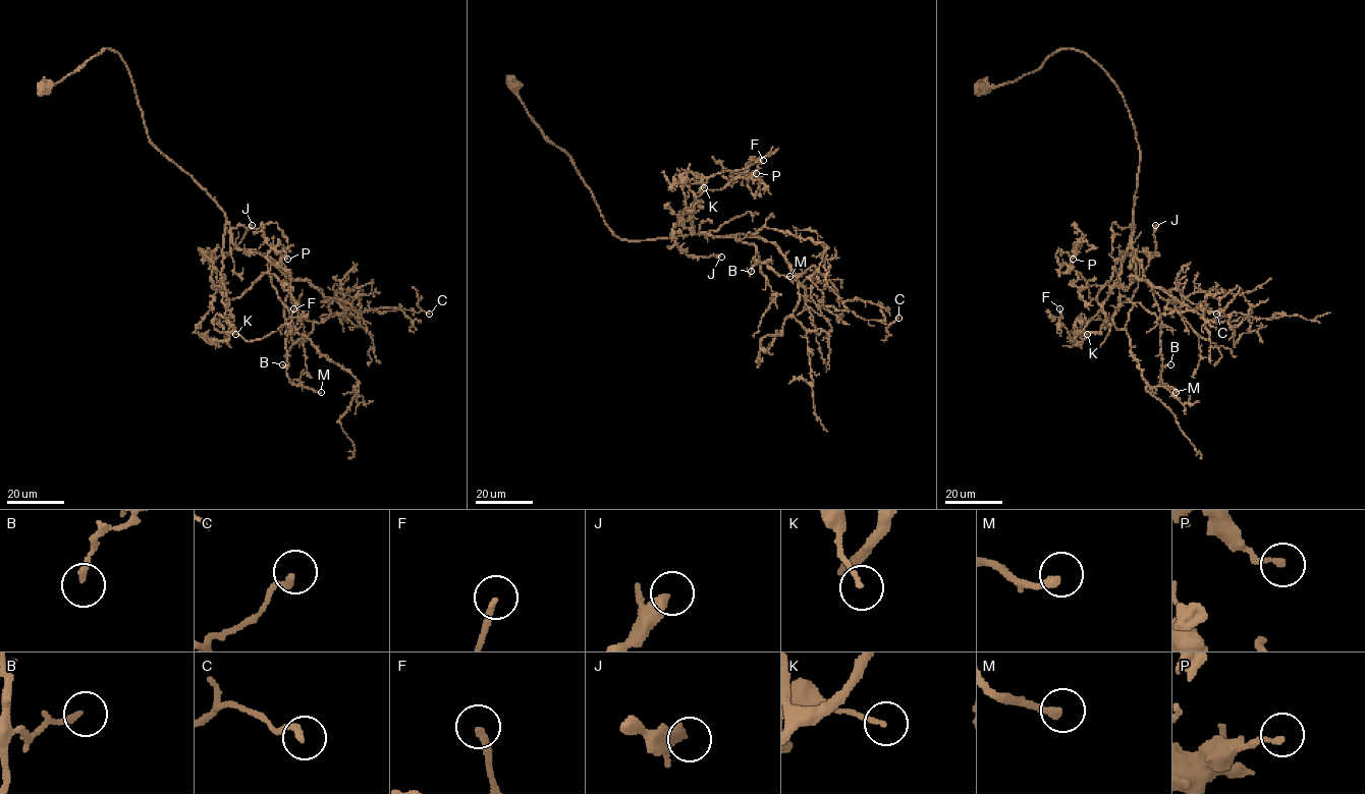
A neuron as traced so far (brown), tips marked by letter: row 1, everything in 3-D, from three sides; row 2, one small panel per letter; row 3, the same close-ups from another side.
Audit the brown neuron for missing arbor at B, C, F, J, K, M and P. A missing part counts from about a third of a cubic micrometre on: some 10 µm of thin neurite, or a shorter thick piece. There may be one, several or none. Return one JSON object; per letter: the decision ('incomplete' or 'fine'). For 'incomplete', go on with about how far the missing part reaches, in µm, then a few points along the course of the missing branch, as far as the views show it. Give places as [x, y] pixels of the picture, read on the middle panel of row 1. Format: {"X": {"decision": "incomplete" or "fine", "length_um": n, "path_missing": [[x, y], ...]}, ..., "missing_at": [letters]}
{"B": {"decision": "fine"}, "C": {"decision": "fine"}, "F": {"decision": "incomplete", "length_um": 7}, "J": {"decision": "fine"}, "K": {"decision": "fine"}, "M": {"decision": "incomplete", "length_um": 25, "path_missing": [[789, 276], [814, 279], [845, 267]]}, "P": {"decision": "fine"}, "missing_at": ["F", "M"]}

